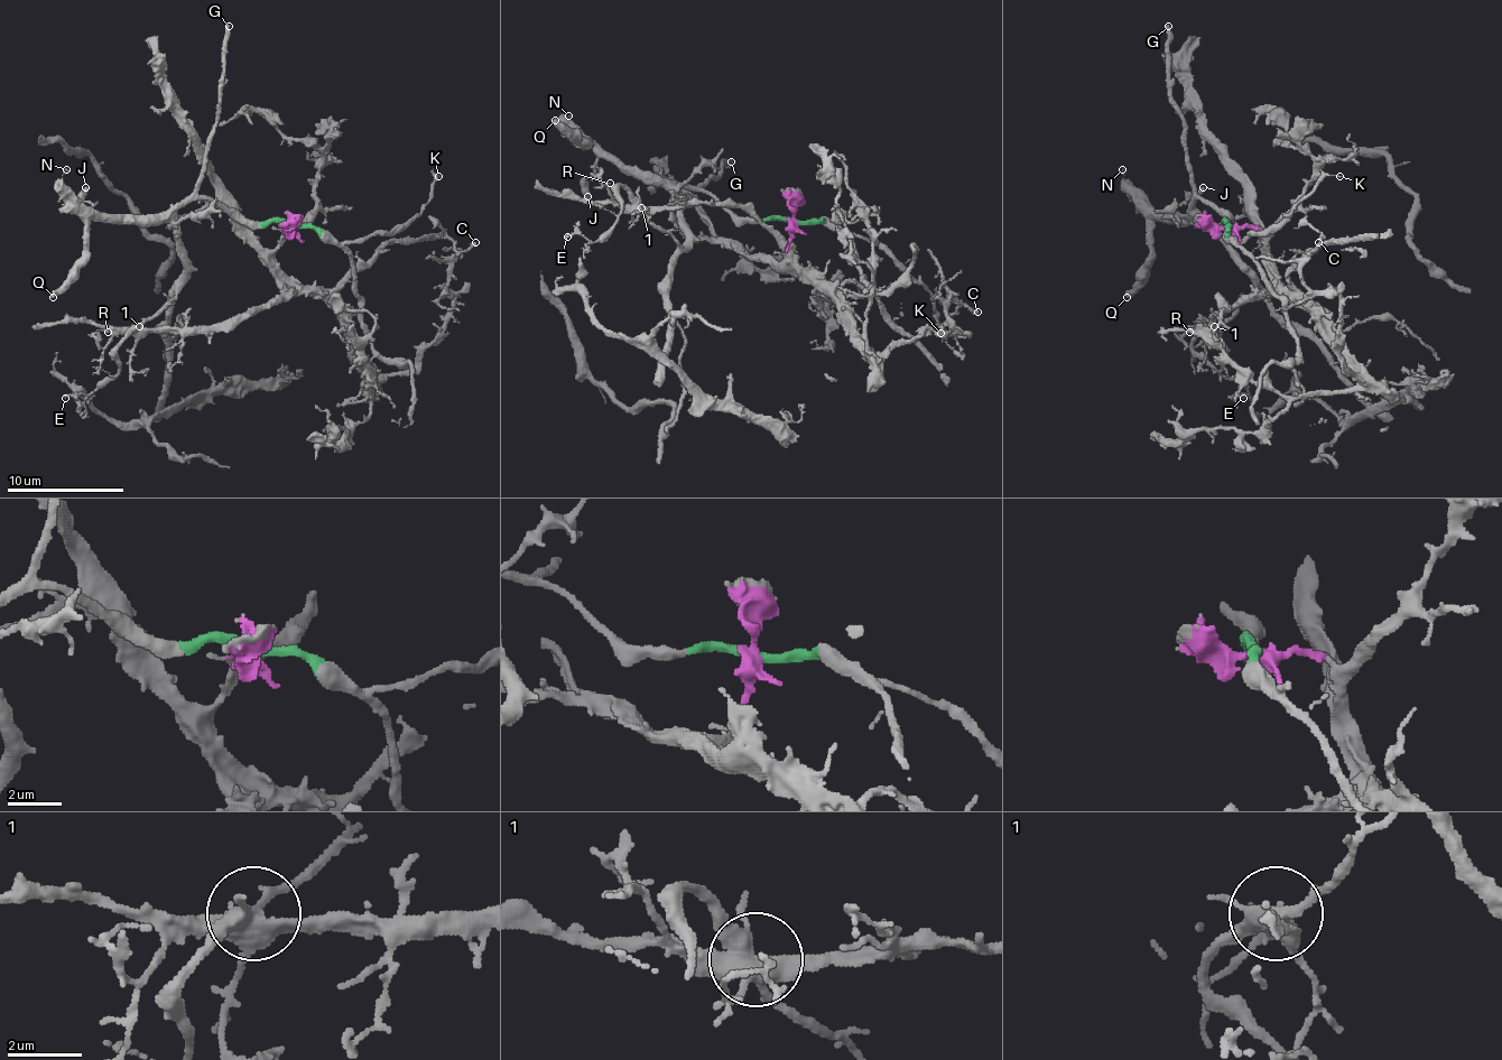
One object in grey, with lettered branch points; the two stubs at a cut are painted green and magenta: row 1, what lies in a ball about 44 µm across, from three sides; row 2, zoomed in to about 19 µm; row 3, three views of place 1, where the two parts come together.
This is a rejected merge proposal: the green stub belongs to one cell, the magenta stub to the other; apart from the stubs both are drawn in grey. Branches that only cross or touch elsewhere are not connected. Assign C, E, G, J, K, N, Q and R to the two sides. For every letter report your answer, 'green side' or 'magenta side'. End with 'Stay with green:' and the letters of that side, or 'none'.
C: magenta side
E: green side
G: green side
J: green side
K: green side
N: green side
Q: green side
R: magenta side
Stay with green: E, G, J, K, N, Q

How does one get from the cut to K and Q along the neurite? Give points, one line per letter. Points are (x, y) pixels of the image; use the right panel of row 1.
K: (1229, 226), (1241, 242), (1249, 233), (1270, 233), (1328, 174), (1340, 177)
Q: (1229, 226), (1199, 197), (1185, 215), (1161, 215), (1150, 226), (1147, 277), (1127, 297)

